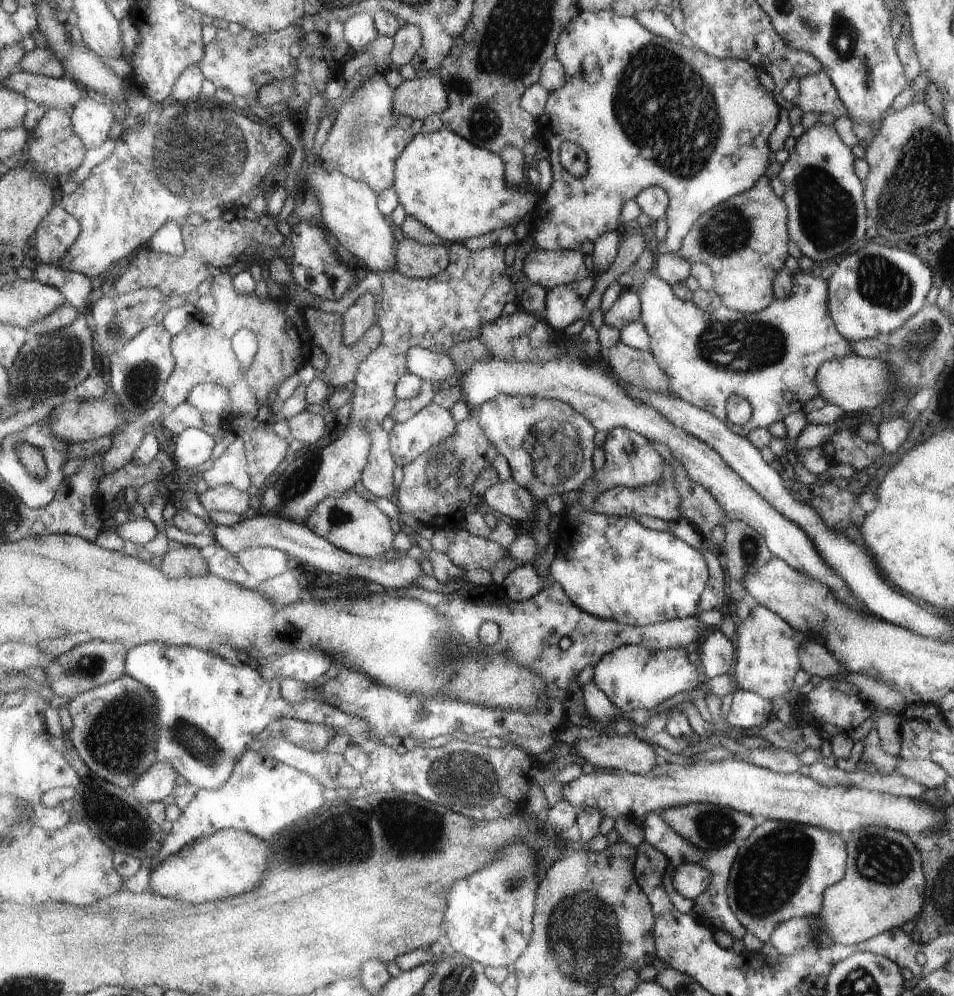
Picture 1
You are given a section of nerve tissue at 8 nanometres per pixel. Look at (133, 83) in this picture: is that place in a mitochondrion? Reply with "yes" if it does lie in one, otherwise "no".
no

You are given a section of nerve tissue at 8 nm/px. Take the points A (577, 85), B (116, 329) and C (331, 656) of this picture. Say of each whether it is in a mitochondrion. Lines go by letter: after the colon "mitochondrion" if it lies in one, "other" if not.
A: other
B: mitochondrion
C: other

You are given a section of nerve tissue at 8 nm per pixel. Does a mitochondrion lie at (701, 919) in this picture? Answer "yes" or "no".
no

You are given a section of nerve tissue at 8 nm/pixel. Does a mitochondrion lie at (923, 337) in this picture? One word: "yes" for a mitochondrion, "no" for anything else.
yes

